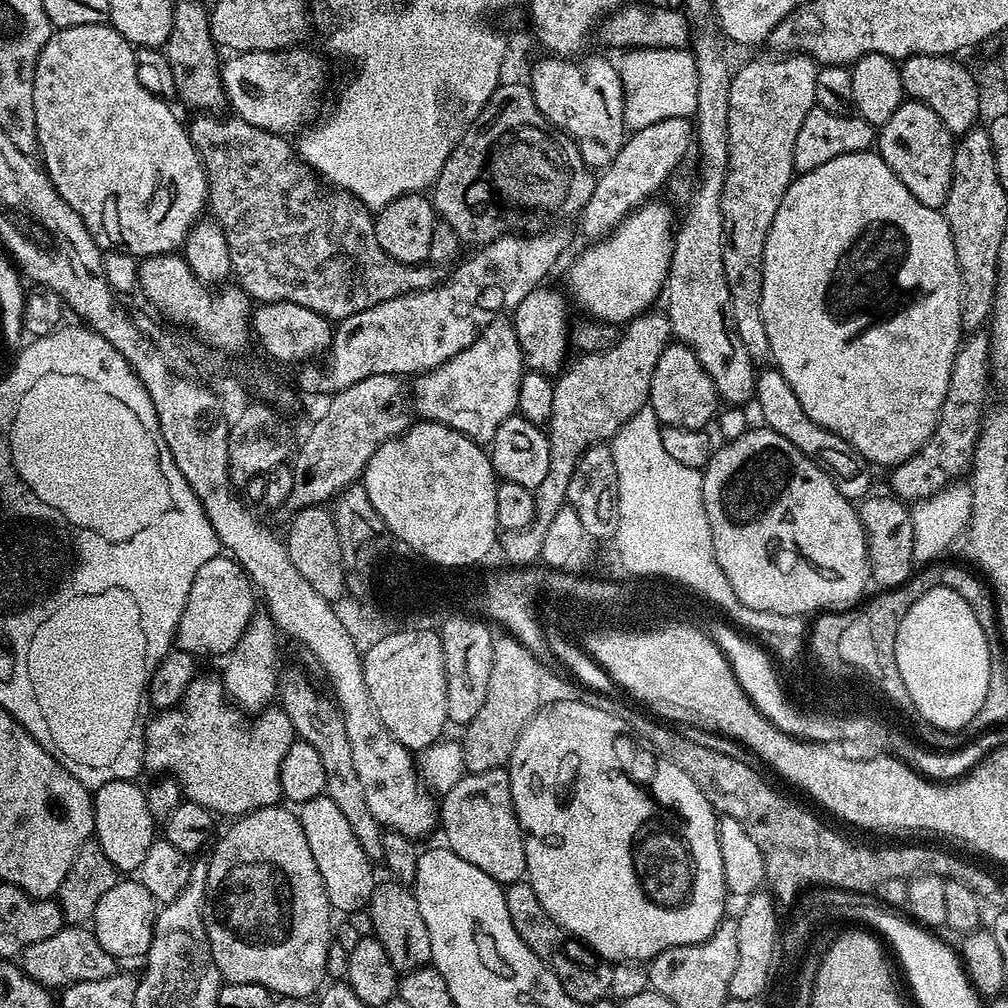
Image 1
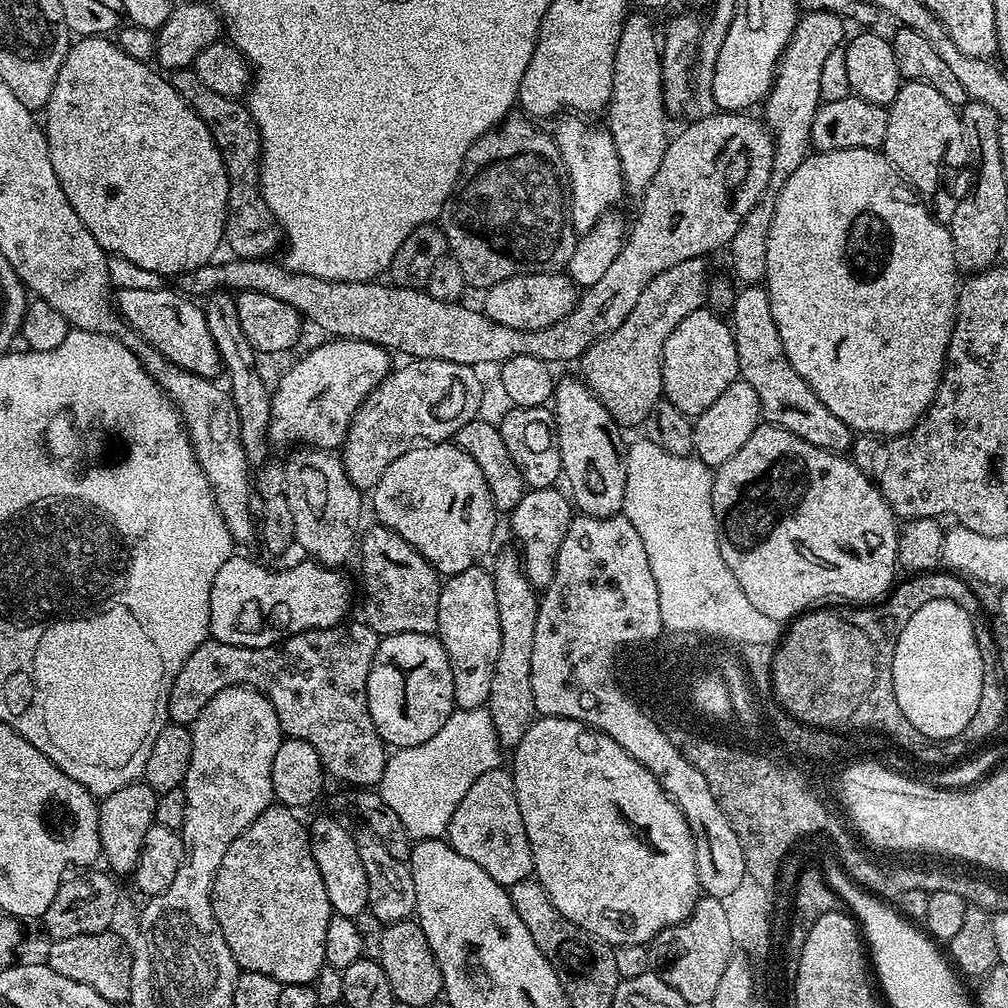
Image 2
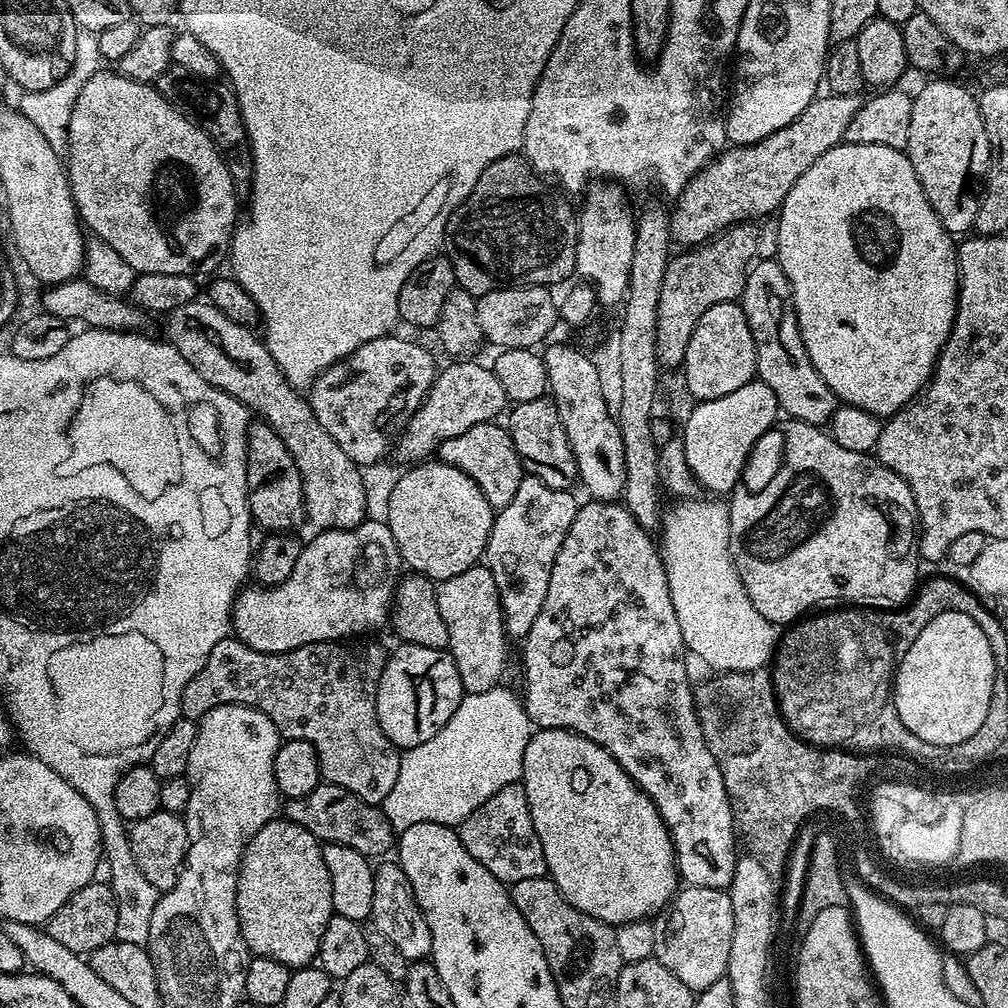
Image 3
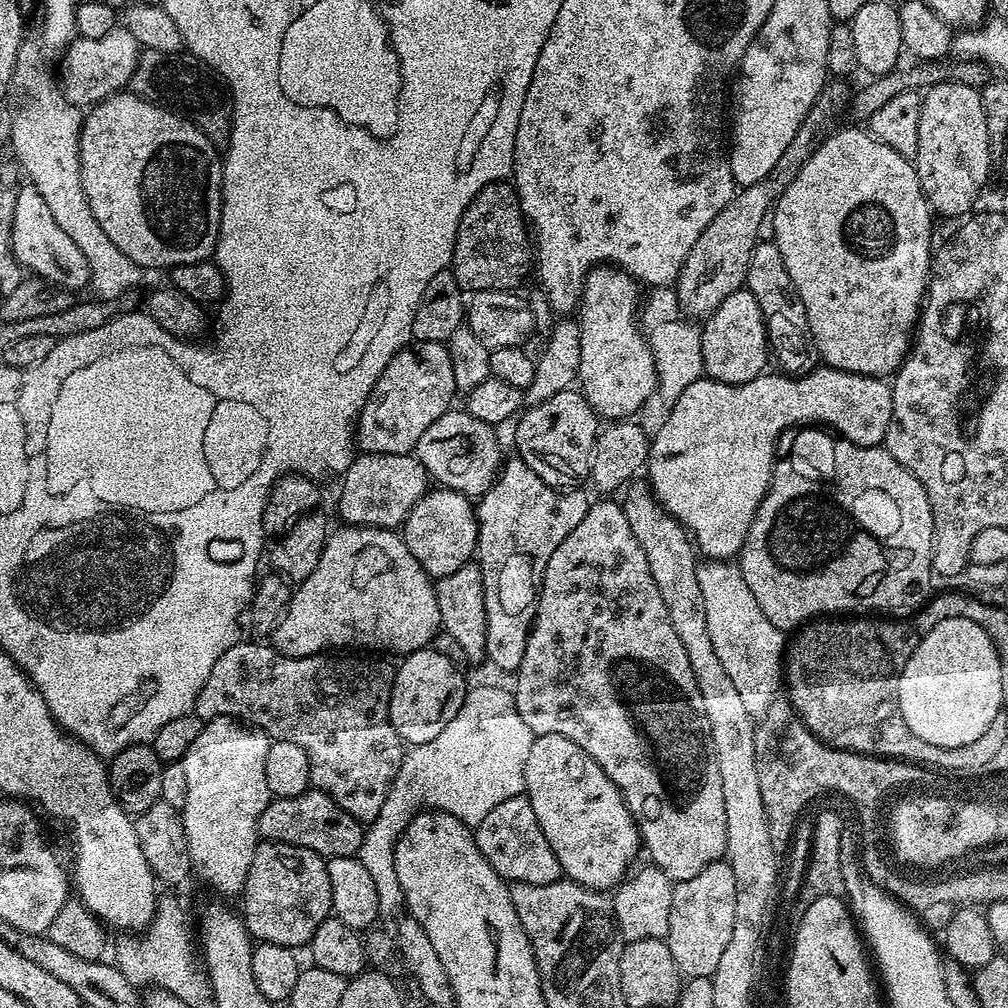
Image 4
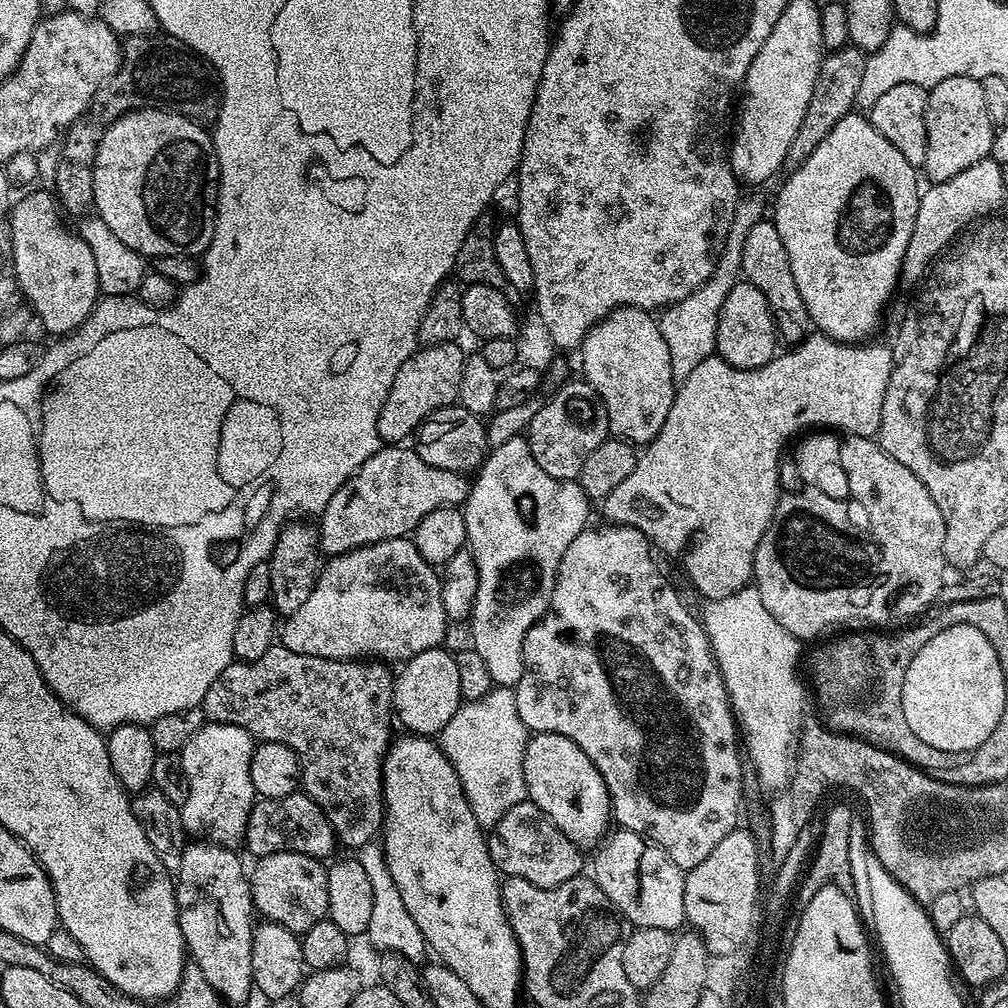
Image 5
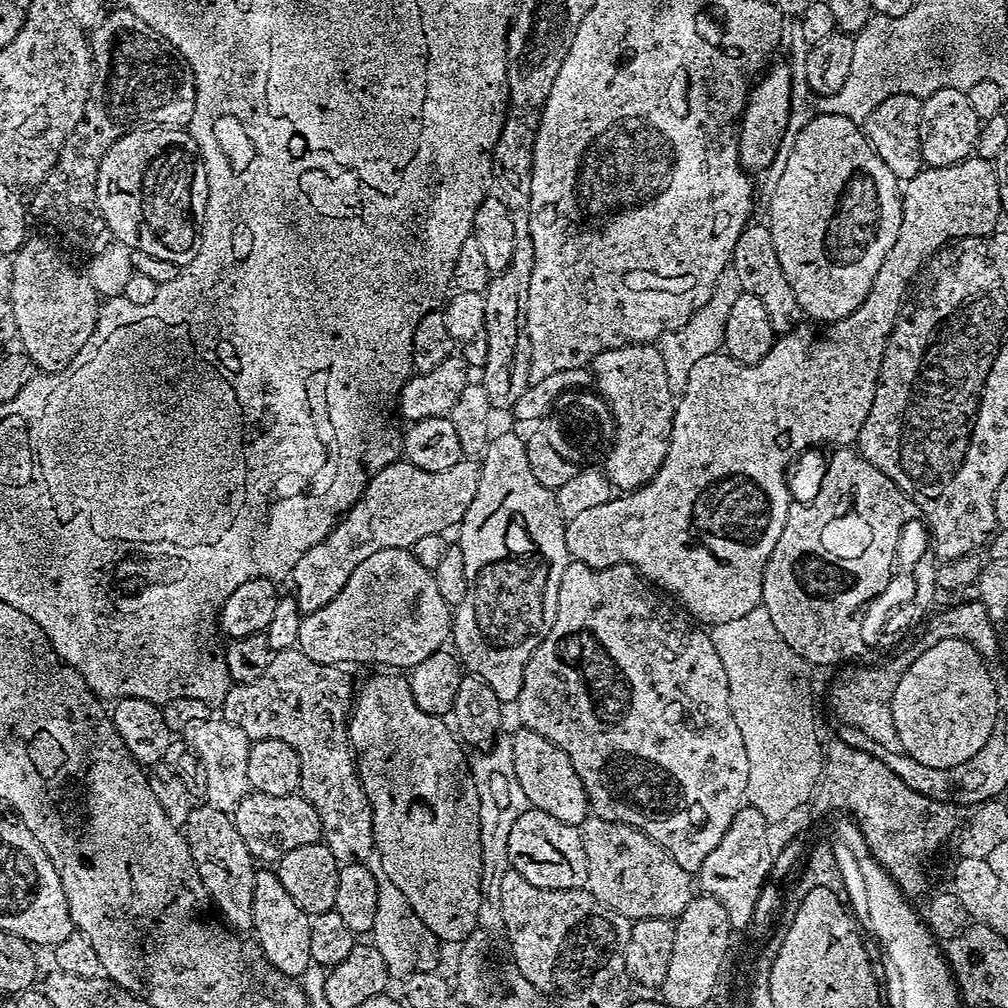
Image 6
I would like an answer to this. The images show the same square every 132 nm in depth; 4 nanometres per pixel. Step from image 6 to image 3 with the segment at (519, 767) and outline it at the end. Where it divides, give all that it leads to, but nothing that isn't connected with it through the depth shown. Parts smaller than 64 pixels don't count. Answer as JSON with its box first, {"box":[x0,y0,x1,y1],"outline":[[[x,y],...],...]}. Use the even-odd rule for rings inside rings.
{"box":[522,728,676,921],"outline":[[[541,728],[533,731],[526,746],[522,783],[534,830],[542,842],[547,875],[575,908],[604,921],[604,912],[620,916],[620,904],[628,904],[628,912],[636,904],[636,920],[643,920],[659,913],[676,895],[676,849],[672,847],[668,827],[654,801],[624,773],[609,752],[597,751],[596,744],[566,728]],[[586,751],[593,752],[594,758],[582,760]]]}

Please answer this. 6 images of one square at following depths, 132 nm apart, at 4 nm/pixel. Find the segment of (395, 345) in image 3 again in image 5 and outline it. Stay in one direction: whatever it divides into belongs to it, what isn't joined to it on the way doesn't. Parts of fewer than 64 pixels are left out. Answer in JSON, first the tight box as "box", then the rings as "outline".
{"box":[376,342,466,446],"outline":[[[453,342],[433,344],[413,351],[398,370],[386,398],[380,406],[380,416],[376,419],[376,435],[385,445],[396,446],[399,440],[413,435],[416,429],[439,410],[443,404],[457,399],[460,373],[466,366],[466,359],[460,348]]]}

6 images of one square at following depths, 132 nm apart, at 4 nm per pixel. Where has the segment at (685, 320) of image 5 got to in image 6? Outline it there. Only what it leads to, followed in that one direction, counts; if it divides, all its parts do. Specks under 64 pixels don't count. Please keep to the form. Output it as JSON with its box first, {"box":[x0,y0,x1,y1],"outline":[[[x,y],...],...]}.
{"box":[658,266,741,394],"outline":[[[731,266],[725,268],[722,274],[718,274],[718,282],[706,298],[706,304],[699,308],[691,318],[682,326],[678,326],[673,332],[665,332],[658,341],[658,347],[662,354],[662,363],[666,366],[666,382],[670,382],[673,393],[679,394],[684,391],[686,378],[690,378],[690,370],[694,362],[706,358],[706,354],[714,354],[721,351],[726,330],[726,317],[730,315],[730,306],[741,294],[738,274]]]}

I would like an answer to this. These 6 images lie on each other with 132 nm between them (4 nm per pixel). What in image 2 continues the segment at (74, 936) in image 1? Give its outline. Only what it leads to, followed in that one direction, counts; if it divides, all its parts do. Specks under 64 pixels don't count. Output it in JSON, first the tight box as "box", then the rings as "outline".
{"box":[46,930,133,1006],"outline":[[[109,930],[98,934],[80,934],[78,938],[62,938],[49,943],[46,963],[50,970],[62,974],[62,978],[74,978],[74,982],[82,982],[114,1006],[125,1003],[130,994],[130,974],[132,973],[133,949],[124,945],[120,936]]]}

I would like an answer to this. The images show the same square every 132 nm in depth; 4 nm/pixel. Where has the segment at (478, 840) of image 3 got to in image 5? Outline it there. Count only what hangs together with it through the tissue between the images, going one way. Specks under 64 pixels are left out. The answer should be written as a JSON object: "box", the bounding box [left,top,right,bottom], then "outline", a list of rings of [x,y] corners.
{"box":[486,802,582,888],"outline":[[[521,802],[506,810],[506,814],[502,814],[500,821],[487,833],[486,843],[492,863],[505,877],[526,878],[526,882],[539,888],[553,888],[573,880],[582,872],[581,853],[565,840],[562,833],[531,802]]]}

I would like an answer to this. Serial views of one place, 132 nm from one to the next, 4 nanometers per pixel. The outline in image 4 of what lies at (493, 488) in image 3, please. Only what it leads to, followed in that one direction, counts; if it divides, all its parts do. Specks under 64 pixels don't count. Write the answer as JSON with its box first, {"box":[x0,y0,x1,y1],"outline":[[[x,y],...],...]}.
{"box":[414,410,502,498],"outline":[[[449,410],[442,414],[418,438],[414,456],[419,460],[427,475],[437,485],[453,488],[455,492],[469,498],[479,498],[496,483],[496,473],[502,467],[500,440],[493,425],[474,418],[466,410]]]}

